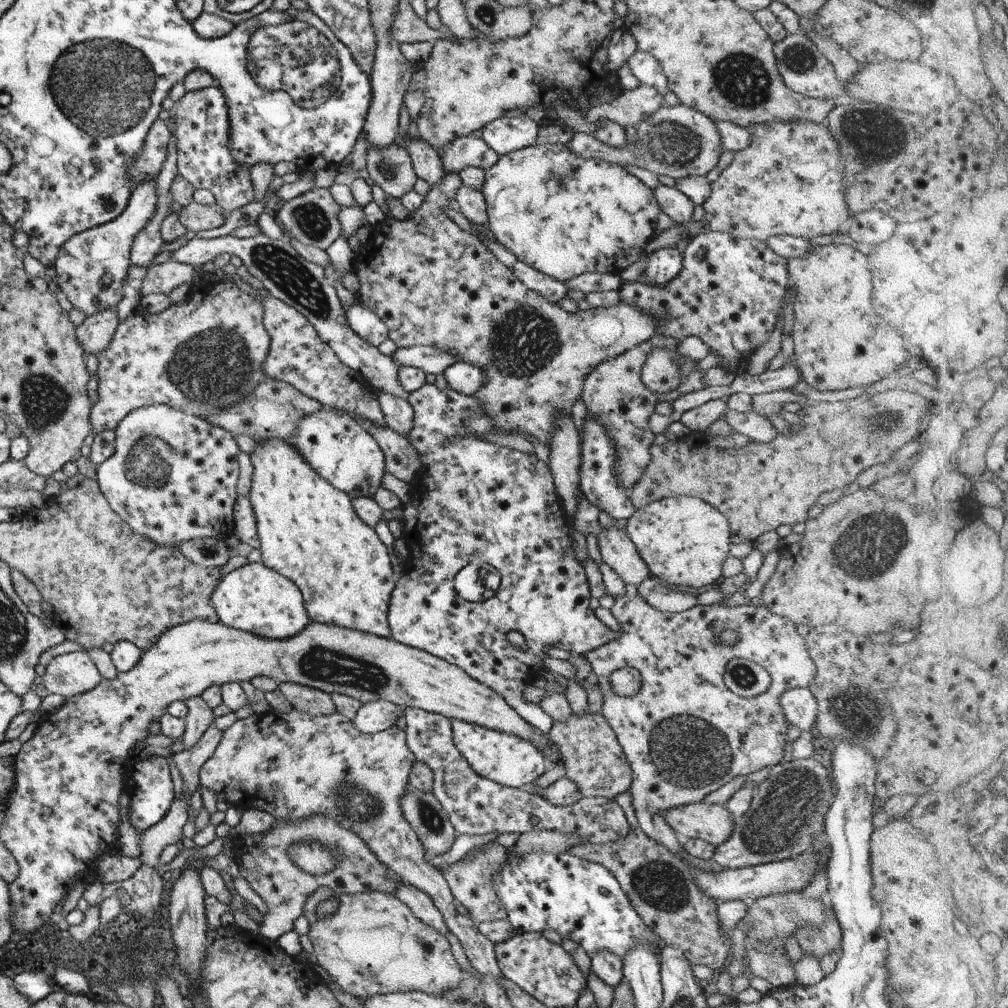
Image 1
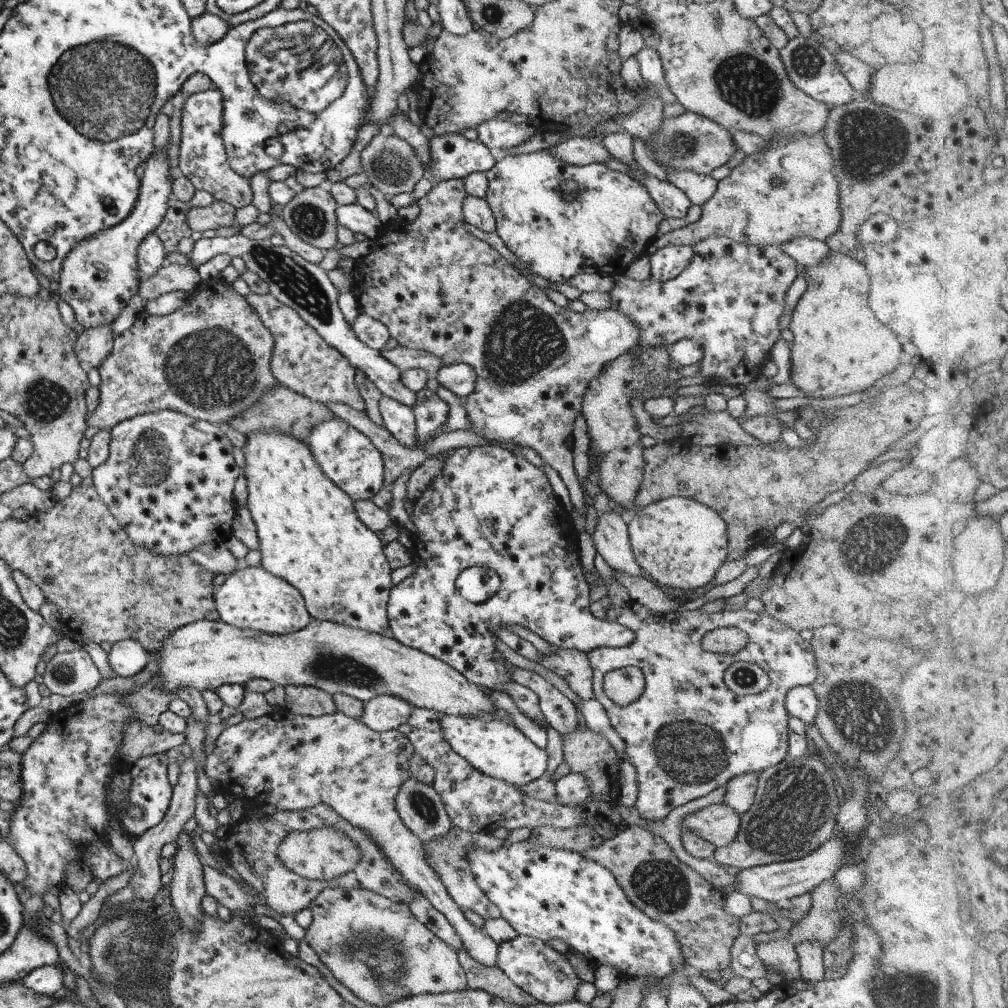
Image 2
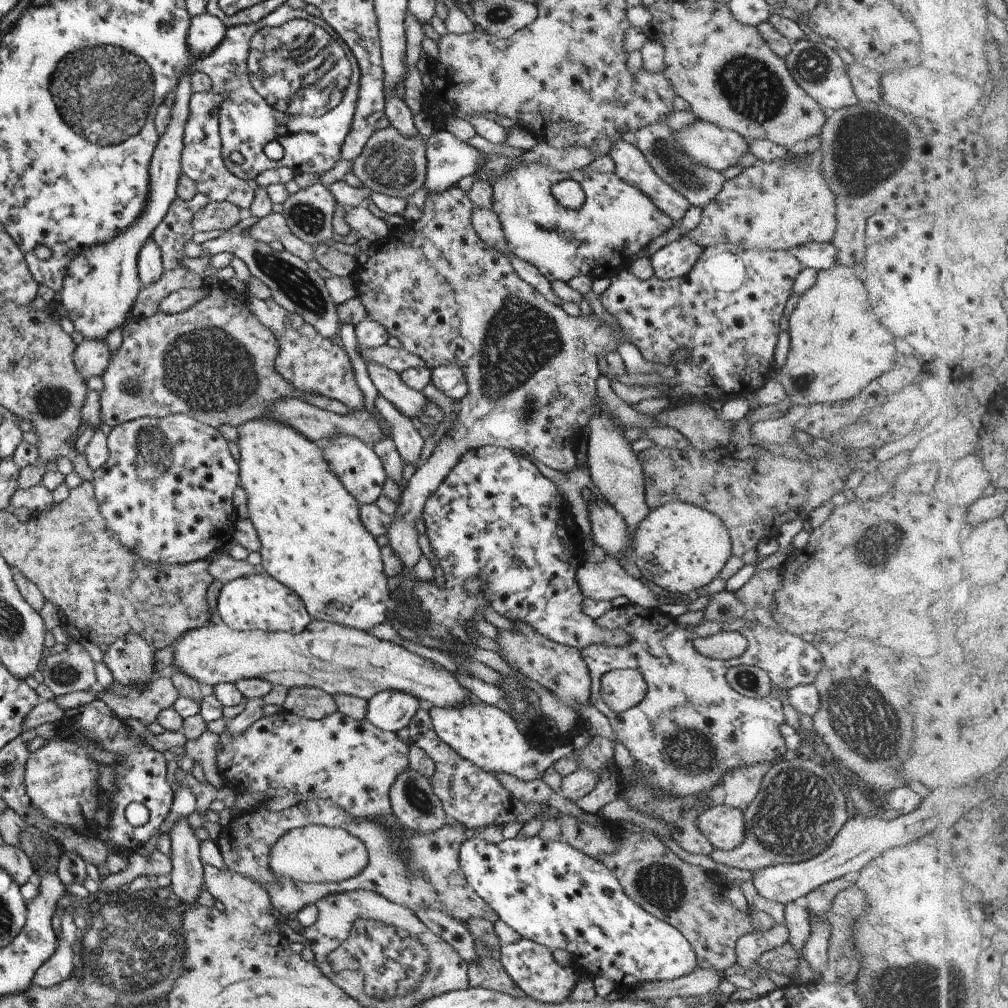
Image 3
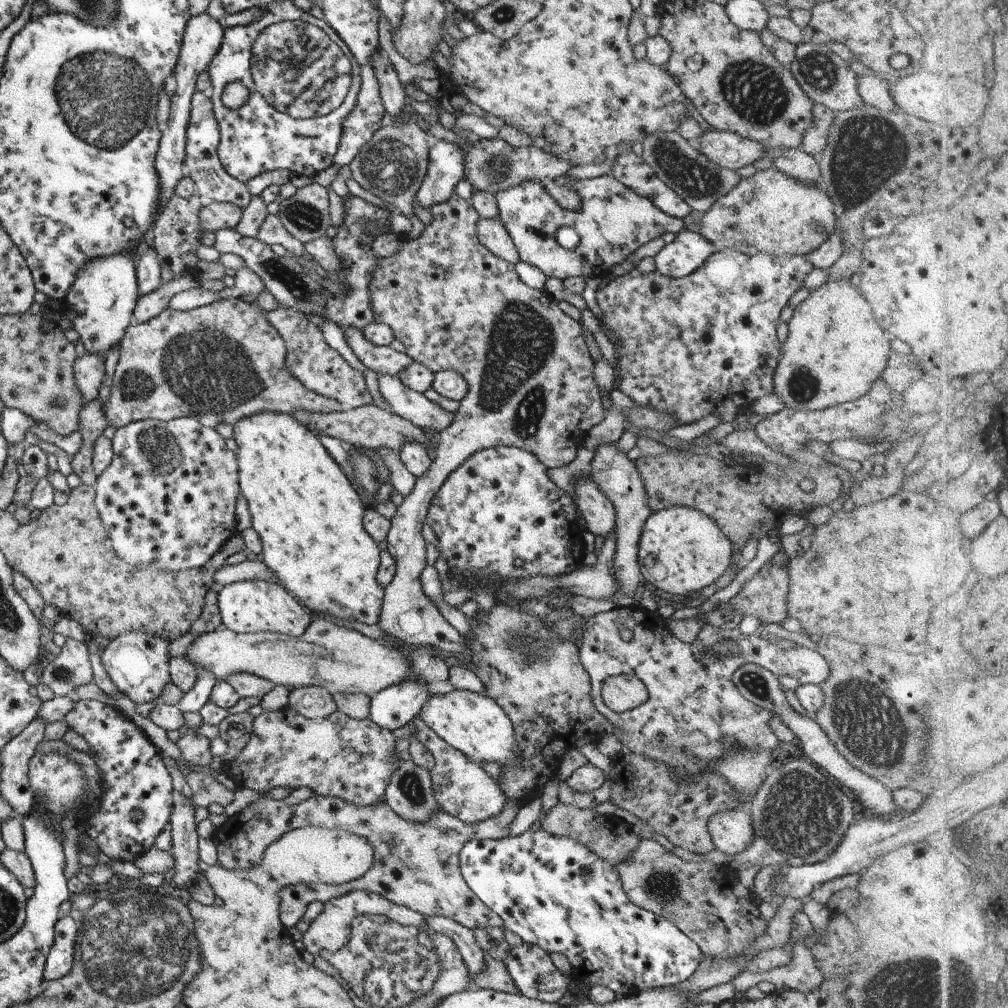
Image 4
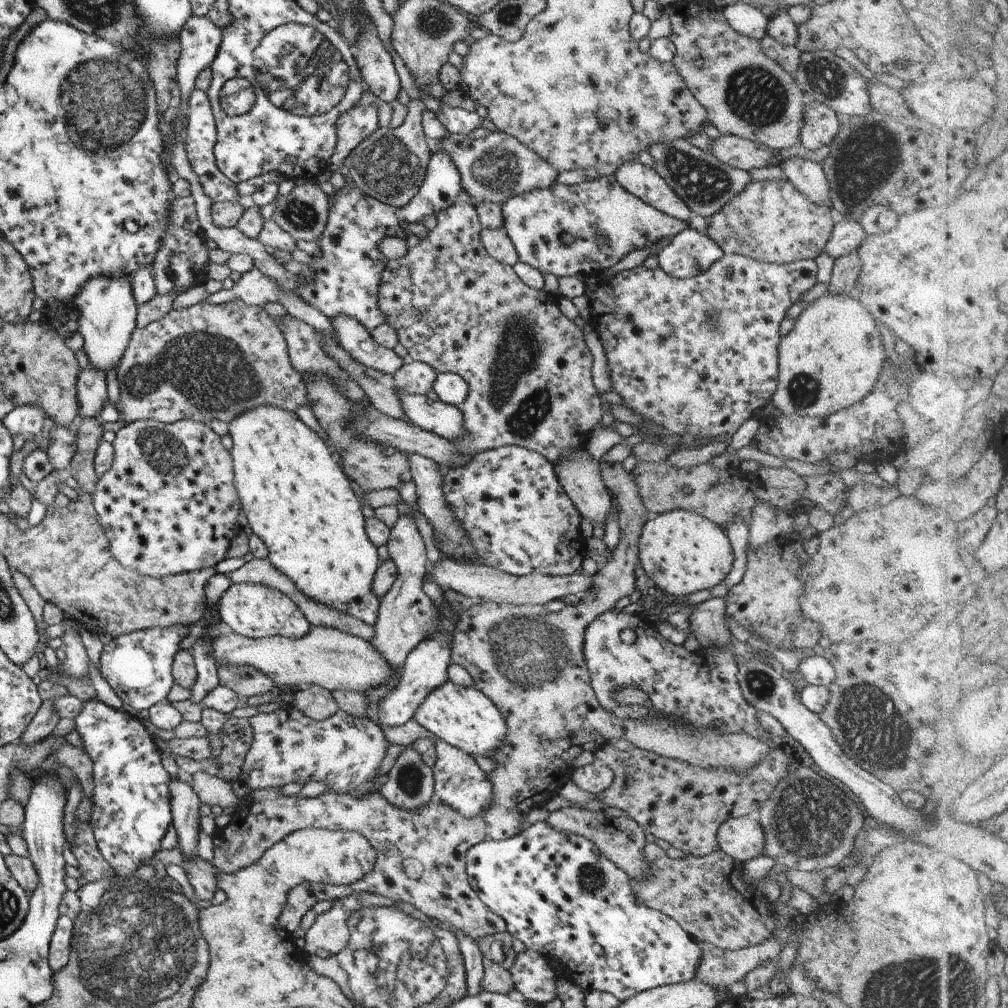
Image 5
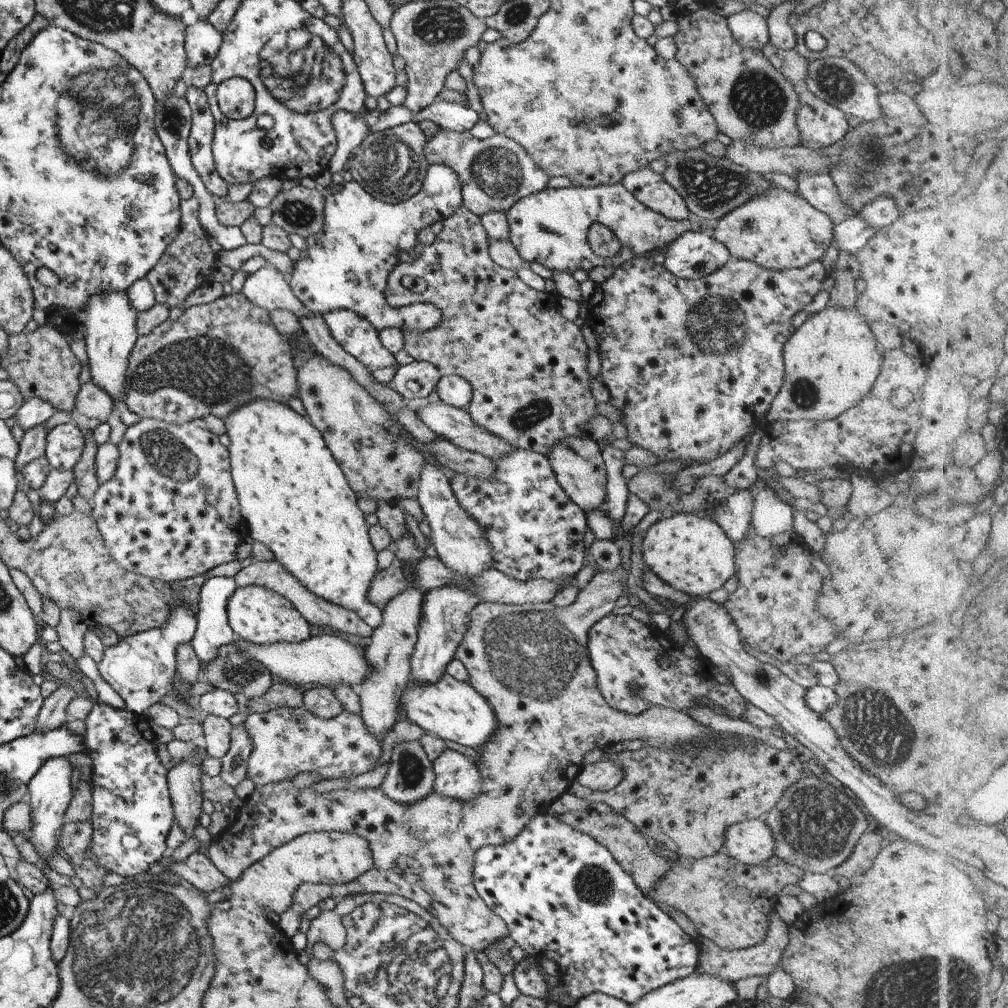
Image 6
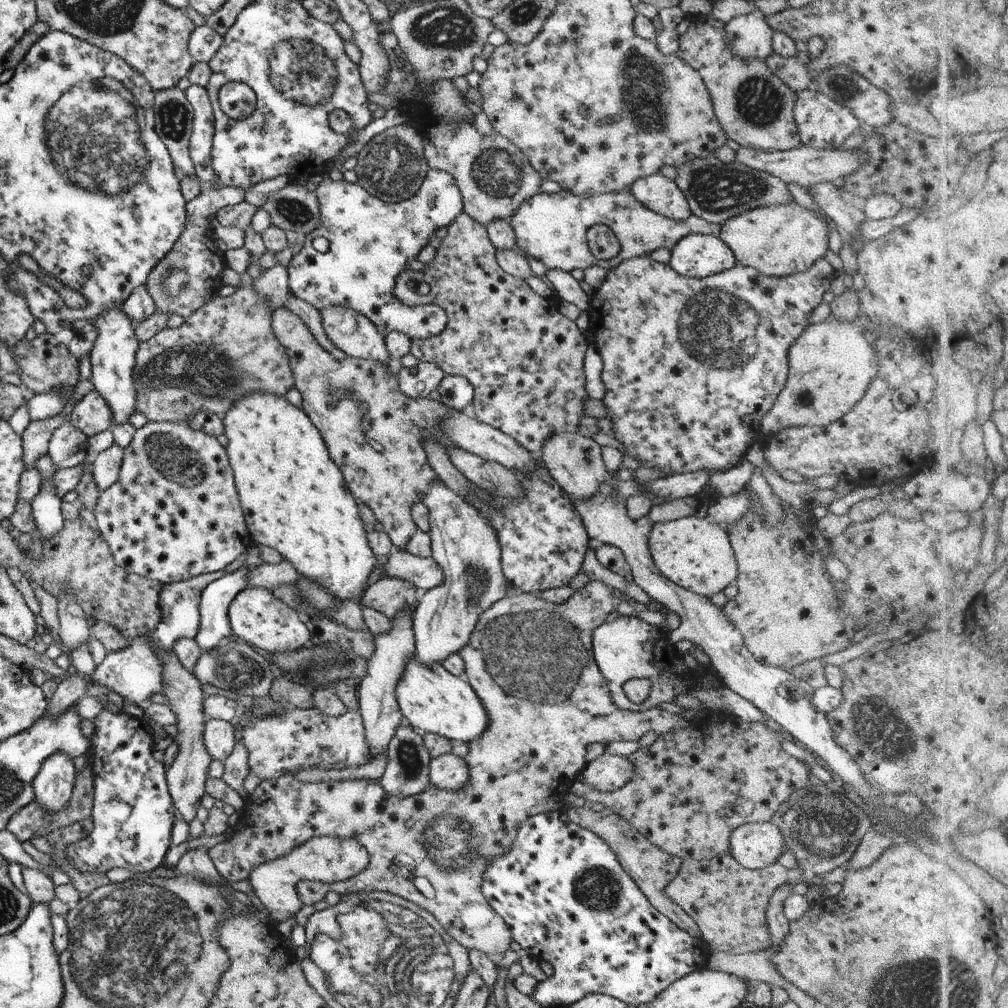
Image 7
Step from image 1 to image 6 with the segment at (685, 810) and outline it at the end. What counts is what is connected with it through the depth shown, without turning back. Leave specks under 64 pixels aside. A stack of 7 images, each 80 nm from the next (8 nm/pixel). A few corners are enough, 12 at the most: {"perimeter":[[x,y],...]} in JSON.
{"perimeter":[[765,821],[728,826],[722,846],[752,866],[773,856]]}

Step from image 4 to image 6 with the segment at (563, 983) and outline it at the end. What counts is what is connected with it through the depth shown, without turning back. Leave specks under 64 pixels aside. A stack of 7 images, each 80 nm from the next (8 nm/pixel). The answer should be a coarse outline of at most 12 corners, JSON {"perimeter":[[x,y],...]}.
{"perimeter":[[525,956],[514,965],[517,990],[533,998],[546,997],[537,959]]}

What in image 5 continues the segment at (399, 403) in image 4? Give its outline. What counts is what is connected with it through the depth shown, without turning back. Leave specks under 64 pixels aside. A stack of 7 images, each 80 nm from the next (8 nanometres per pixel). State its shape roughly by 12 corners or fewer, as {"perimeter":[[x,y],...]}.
{"perimeter":[[403,395],[406,419],[448,441],[464,435],[456,406],[425,395]]}

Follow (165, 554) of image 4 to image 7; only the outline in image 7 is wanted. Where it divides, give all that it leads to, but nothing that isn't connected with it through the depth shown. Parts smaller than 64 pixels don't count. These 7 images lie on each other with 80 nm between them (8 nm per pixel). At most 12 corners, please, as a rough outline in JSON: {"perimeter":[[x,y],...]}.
{"perimeter":[[145,422],[93,506],[128,574],[161,585],[245,552],[227,454]]}

